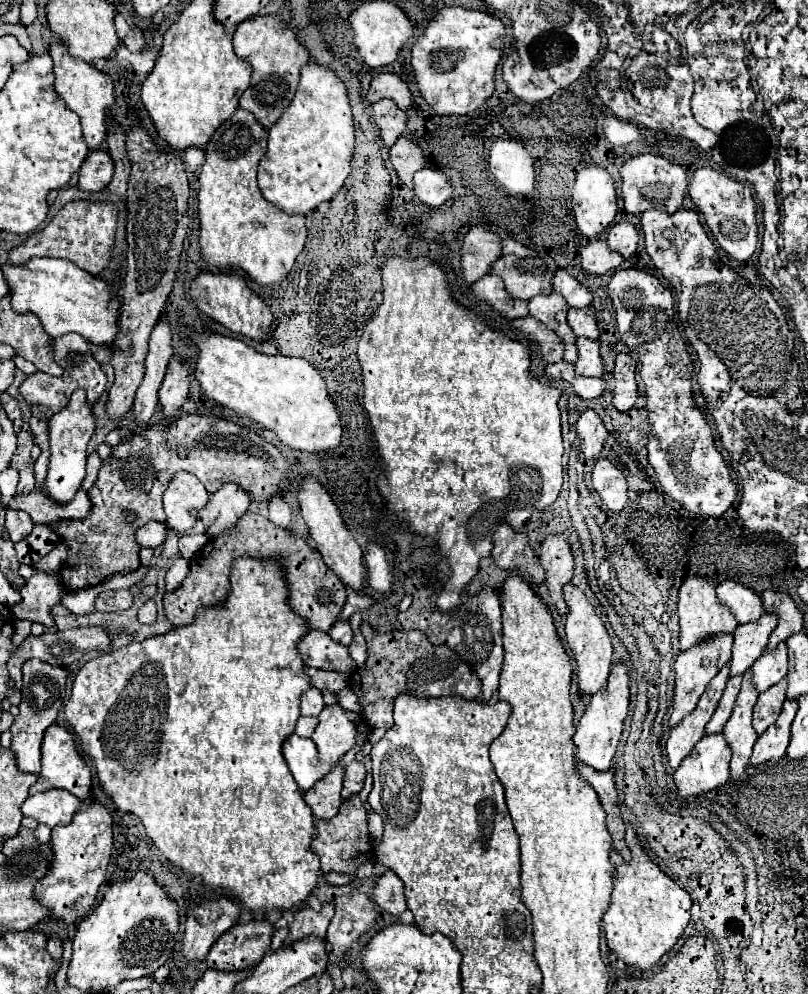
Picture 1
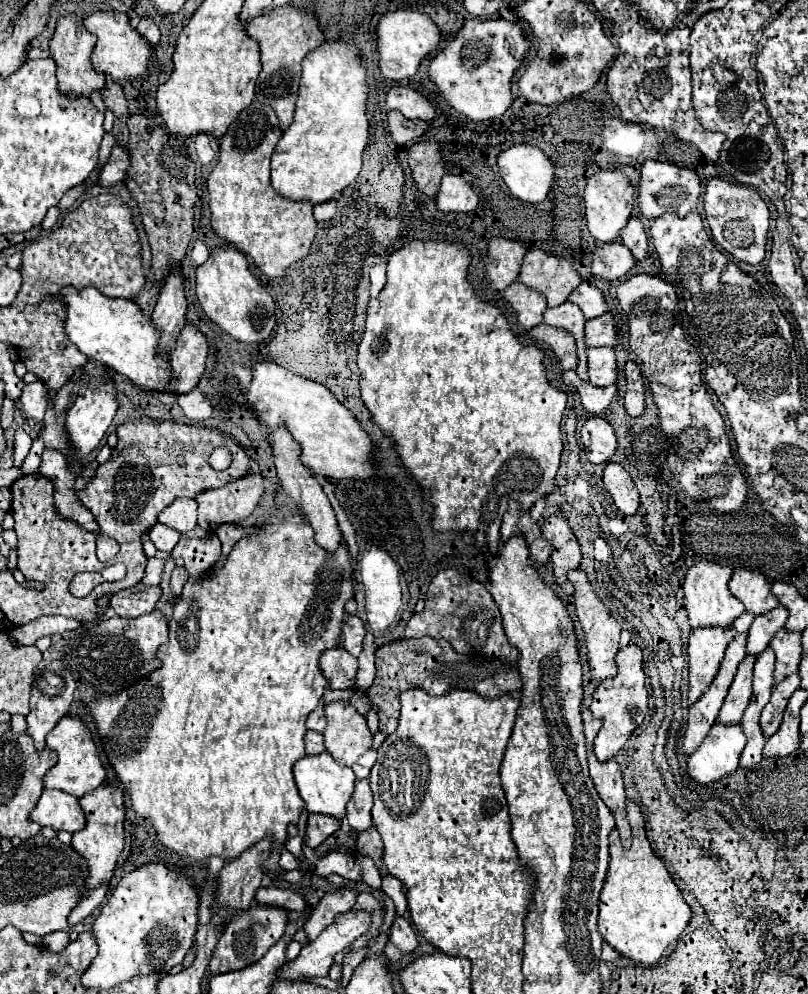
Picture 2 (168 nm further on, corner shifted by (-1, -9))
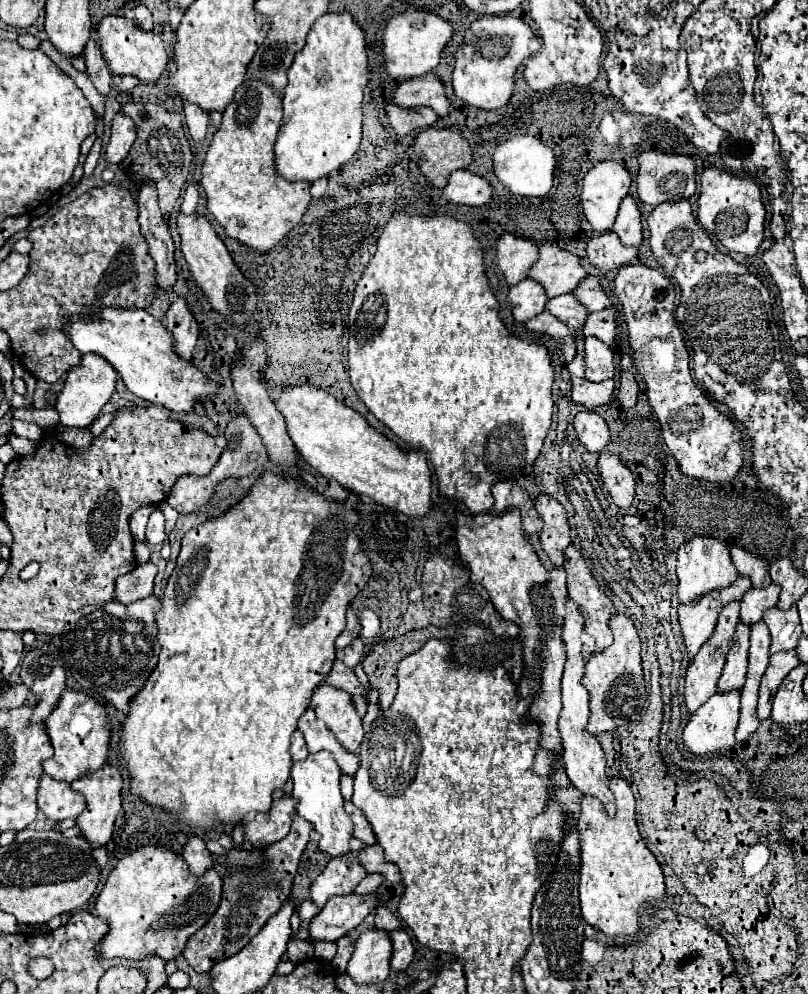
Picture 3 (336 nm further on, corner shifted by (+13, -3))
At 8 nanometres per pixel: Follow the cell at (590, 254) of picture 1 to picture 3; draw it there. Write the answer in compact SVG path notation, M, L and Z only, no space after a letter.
M613 231L595 235L587 241L587 259L593 267L601 271L615 271L637 257L635 247L621 245L619 237Z

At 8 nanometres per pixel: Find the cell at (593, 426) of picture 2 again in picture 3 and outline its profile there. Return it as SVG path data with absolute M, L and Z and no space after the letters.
M593 411L577 413L573 427L575 427L579 443L591 453L599 453L609 441L609 427L605 419Z

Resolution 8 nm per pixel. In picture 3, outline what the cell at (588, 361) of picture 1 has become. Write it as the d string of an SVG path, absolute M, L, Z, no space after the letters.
M585 337L585 379L599 383L613 377L613 355L613 349L597 337Z

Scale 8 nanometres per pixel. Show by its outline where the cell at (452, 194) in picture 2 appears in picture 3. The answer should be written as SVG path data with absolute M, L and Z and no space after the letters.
M453 171L449 177L449 183L443 189L443 195L447 201L459 203L459 205L483 205L491 199L491 185L471 173L471 171Z

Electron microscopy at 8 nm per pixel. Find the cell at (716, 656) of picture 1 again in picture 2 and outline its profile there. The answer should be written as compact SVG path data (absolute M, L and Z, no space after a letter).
M743 611L731 627L705 627L705 629L695 629L689 635L689 703L695 703L701 693L711 685L715 673L719 671L719 665L723 661L725 647L729 641L745 633L751 625L753 617L751 613Z

